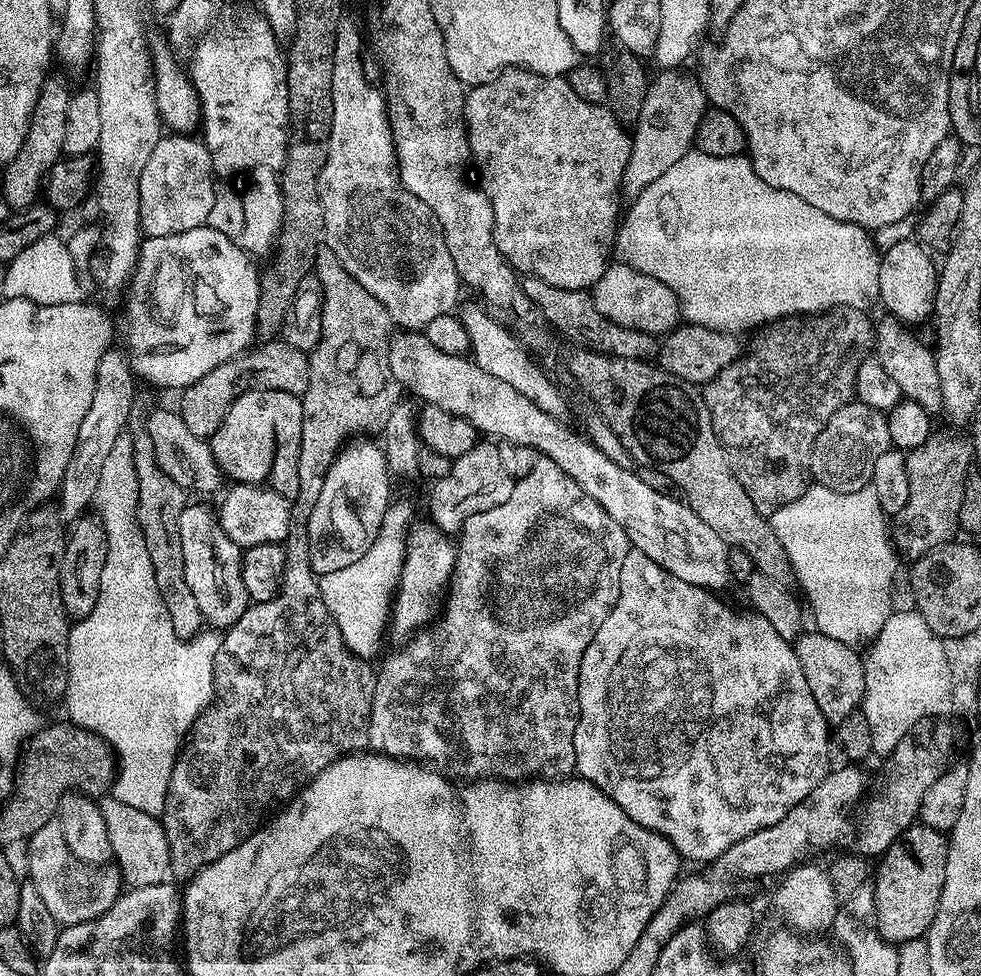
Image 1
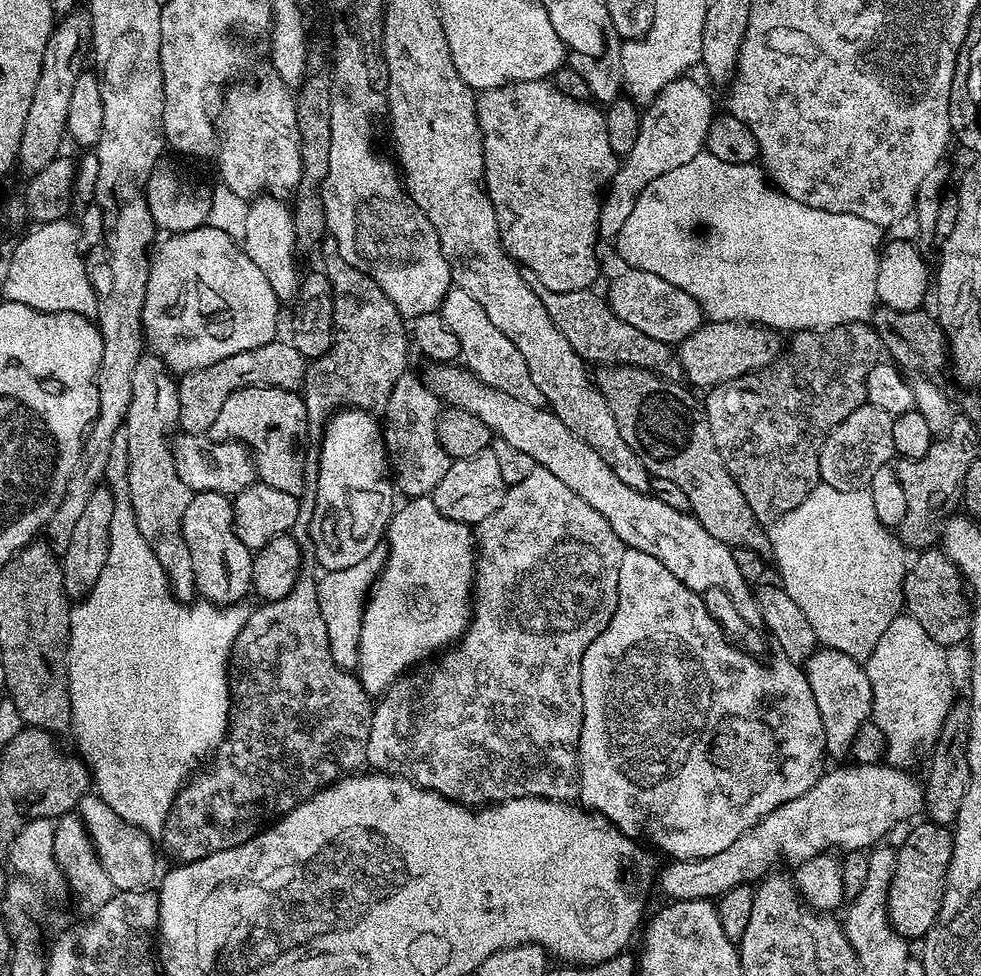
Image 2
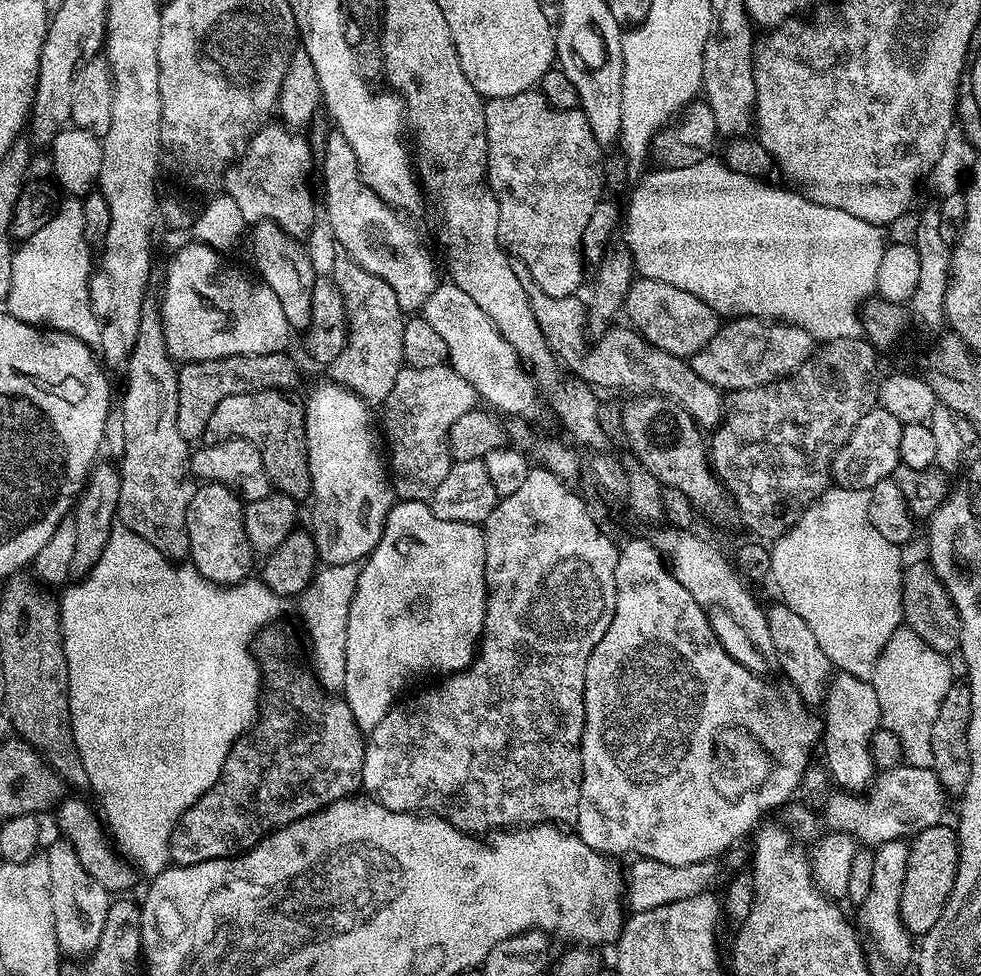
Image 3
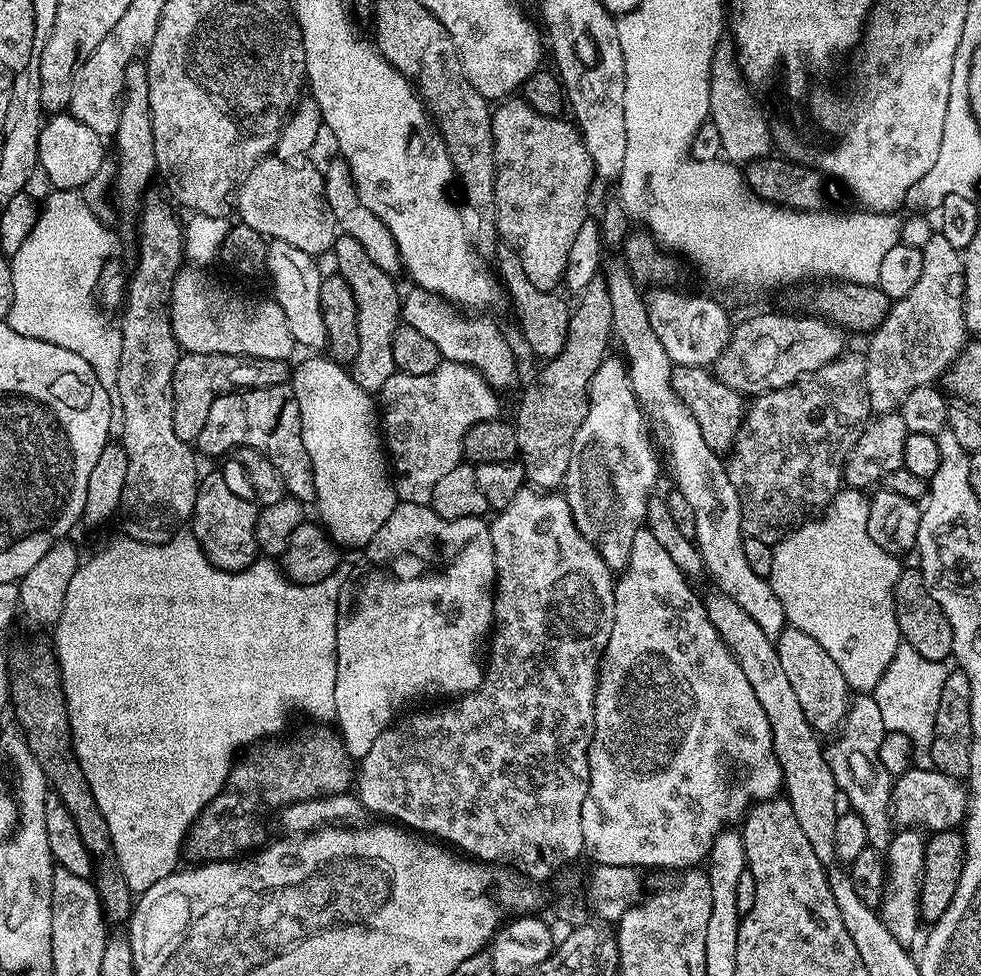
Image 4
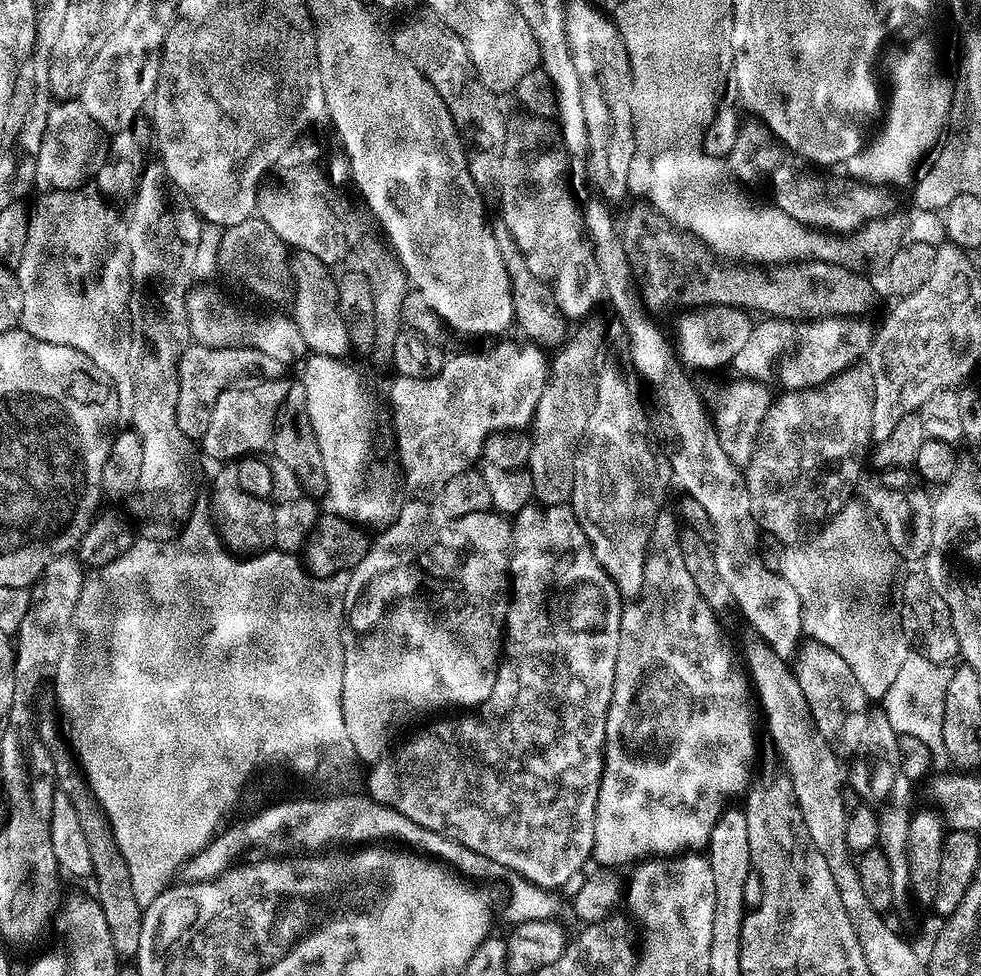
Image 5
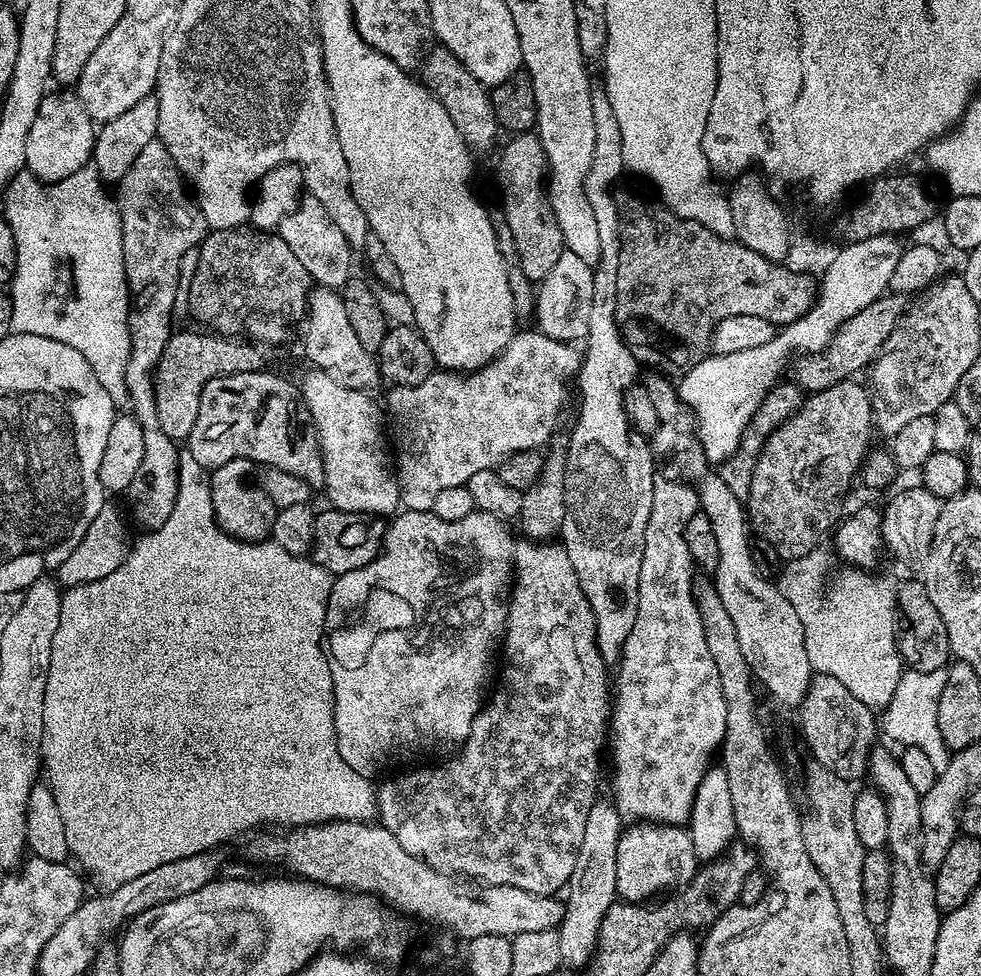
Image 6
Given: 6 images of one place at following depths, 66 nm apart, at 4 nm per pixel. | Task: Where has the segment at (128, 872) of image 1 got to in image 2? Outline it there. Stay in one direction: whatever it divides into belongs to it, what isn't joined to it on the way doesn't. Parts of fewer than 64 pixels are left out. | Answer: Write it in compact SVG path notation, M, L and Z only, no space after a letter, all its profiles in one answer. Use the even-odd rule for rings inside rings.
M95 794L81 798L78 815L84 821L88 837L92 839L92 845L116 892L139 892L147 889L152 879L157 879L156 848L152 845L155 843L147 832L118 818L118 814L110 806L106 806L104 799ZM116 848L120 848L120 856L116 853Z

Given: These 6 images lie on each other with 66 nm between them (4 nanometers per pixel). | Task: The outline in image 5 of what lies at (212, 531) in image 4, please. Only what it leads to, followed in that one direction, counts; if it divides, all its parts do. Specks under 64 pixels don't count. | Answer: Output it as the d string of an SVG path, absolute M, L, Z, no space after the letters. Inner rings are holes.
M225 463L224 468L212 480L212 508L210 519L220 537L220 543L233 554L255 554L273 547L274 504L271 499L263 500L254 494L246 494L238 482L236 464Z

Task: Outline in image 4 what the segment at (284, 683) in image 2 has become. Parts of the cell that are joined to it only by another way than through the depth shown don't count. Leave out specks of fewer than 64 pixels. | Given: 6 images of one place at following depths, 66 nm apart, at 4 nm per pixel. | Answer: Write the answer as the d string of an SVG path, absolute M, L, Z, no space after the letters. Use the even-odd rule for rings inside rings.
M339 735L308 736L281 748L259 748L235 765L224 791L212 801L210 810L205 811L186 848L190 859L200 860L215 844L222 843L228 827L242 827L244 820L240 816L260 816L267 808L279 810L298 802L339 796L347 793L351 784L353 787L354 760Z

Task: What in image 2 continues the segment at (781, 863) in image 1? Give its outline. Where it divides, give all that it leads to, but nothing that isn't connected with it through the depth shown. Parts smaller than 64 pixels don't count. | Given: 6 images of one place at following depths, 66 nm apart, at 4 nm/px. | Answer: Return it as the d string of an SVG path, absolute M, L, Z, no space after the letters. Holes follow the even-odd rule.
M853 763L842 764L836 766L836 769L831 770L827 769L819 778L819 782L810 788L806 793L799 795L798 798L791 799L790 802L783 803L782 806L774 811L771 811L766 818L758 821L751 827L750 830L746 831L745 834L742 834L741 837L737 839L733 844L726 846L725 850L722 850L721 853L712 854L709 858L702 858L696 860L672 860L668 862L660 872L658 876L658 886L659 888L668 896L667 899L673 900L707 900L707 899L717 899L722 893L726 890L733 889L734 886L742 884L752 884L760 879L763 879L773 868L774 864L778 863L780 860L784 860L790 863L790 866L795 866L801 864L804 861L808 861L812 857L816 857L818 853L837 850L840 852L845 851L865 851L874 845L877 845L892 828L896 827L898 824L908 820L911 821L915 819L914 817L917 813L920 814L923 811L924 806L924 789L921 781L916 780L912 777L912 774L909 771L901 768L890 767L885 763L878 764L858 764Z

